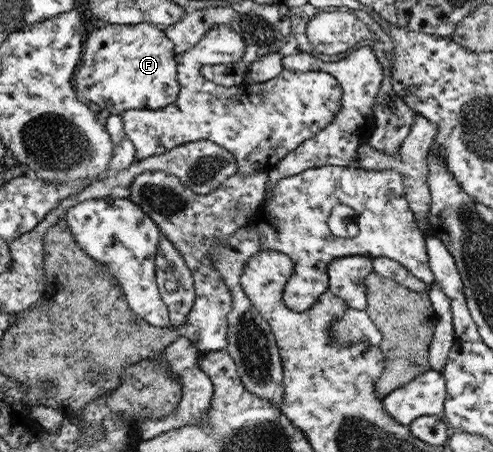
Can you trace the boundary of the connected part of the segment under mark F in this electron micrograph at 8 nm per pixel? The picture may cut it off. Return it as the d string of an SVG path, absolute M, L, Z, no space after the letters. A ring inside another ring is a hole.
M153 23L128 25L104 25L88 33L84 43L83 58L75 71L76 95L89 108L95 108L100 115L122 115L126 110L158 110L170 106L179 95L178 63L176 44L168 39L165 26Z

